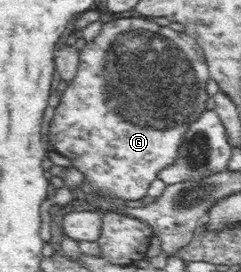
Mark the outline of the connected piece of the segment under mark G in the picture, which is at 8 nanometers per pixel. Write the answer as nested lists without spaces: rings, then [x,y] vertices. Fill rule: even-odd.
[[[134,16],[132,18],[118,18],[118,20],[103,24],[99,36],[88,41],[79,51],[79,59],[76,76],[68,83],[68,88],[60,99],[60,104],[55,108],[53,119],[50,121],[49,143],[55,152],[68,157],[73,166],[84,174],[92,185],[93,194],[120,198],[125,204],[139,205],[145,203],[149,199],[147,190],[150,183],[157,178],[165,166],[177,161],[178,147],[181,146],[181,140],[186,129],[190,128],[190,124],[206,110],[205,102],[209,98],[206,86],[210,73],[203,50],[197,40],[194,40],[186,32],[174,32],[169,27],[159,26],[152,22],[150,17]]]

